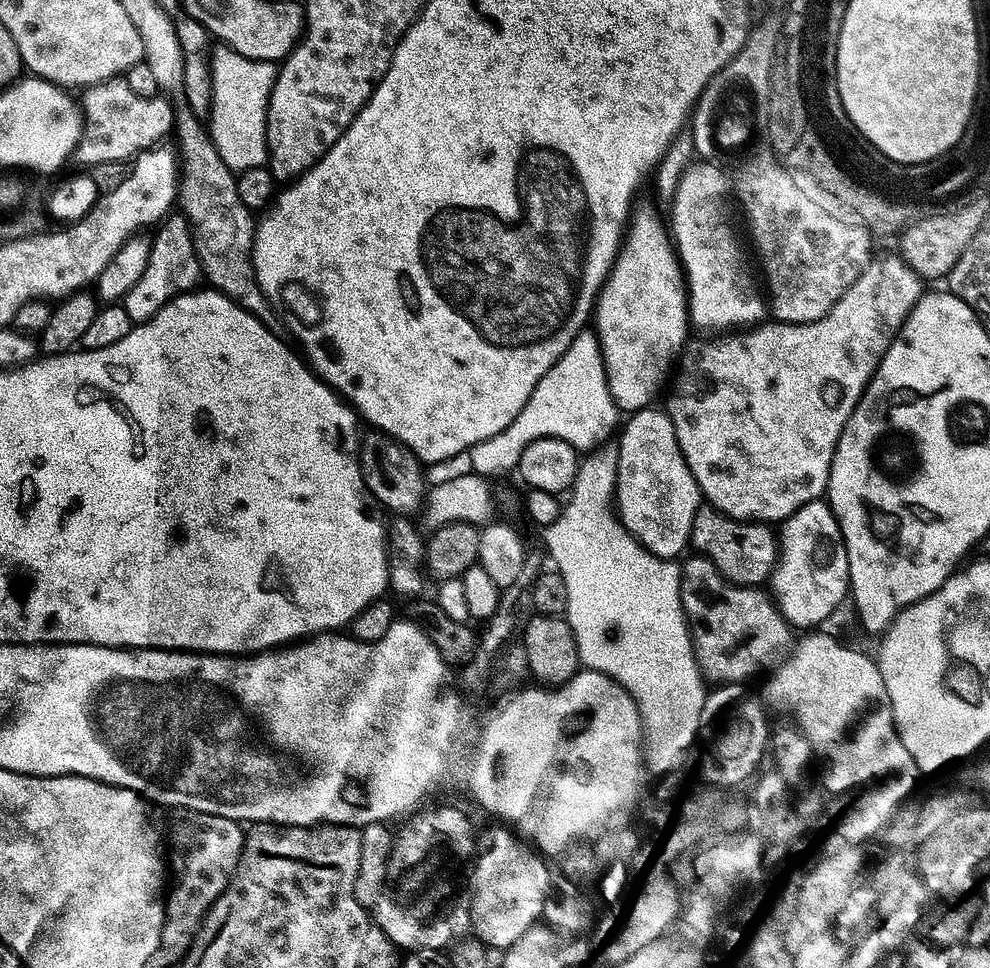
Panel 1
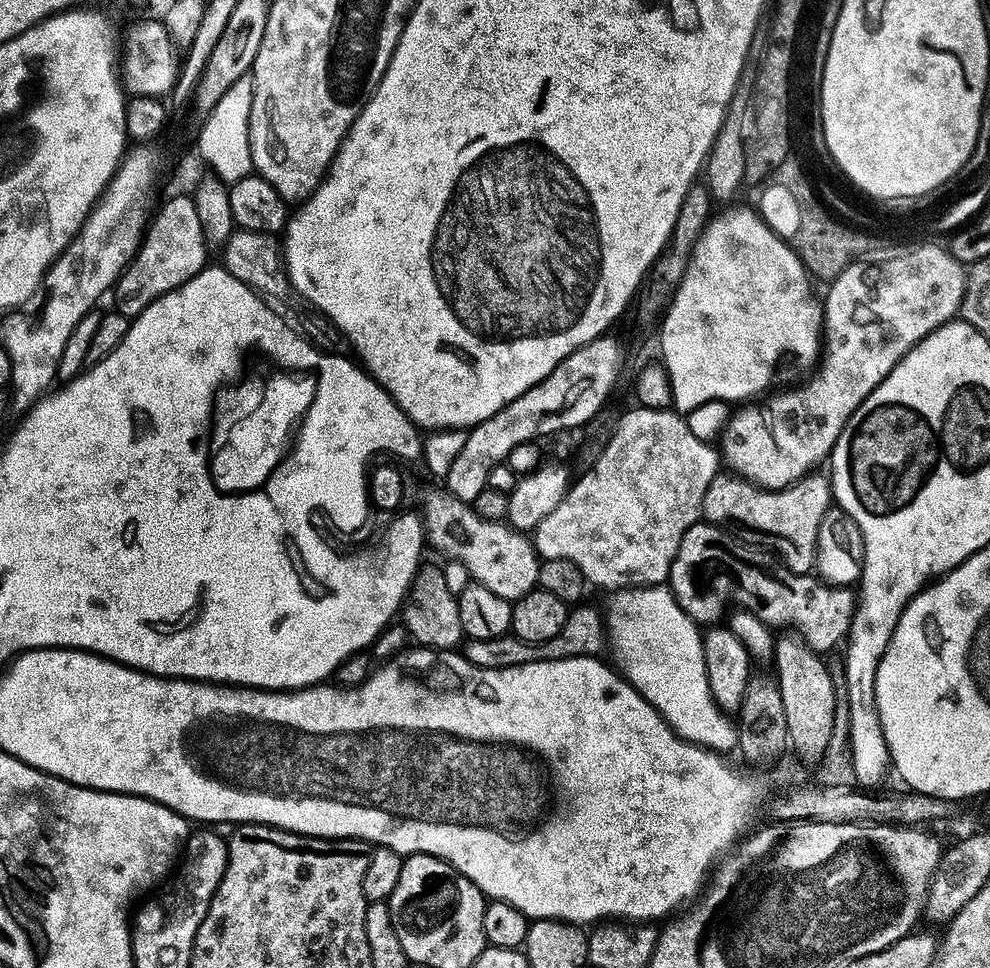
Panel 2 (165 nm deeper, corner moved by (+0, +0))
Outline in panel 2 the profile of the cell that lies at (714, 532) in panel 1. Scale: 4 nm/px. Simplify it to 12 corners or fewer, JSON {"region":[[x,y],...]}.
{"region":[[718,475],[703,519],[760,536],[788,571],[816,567],[827,475],[780,492]]}

